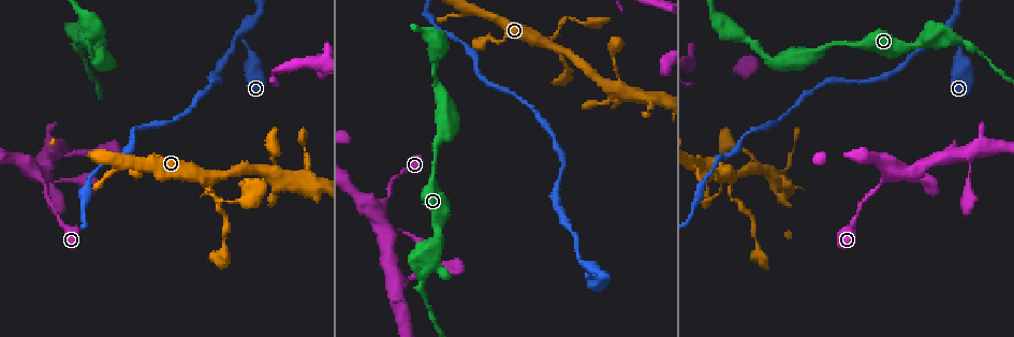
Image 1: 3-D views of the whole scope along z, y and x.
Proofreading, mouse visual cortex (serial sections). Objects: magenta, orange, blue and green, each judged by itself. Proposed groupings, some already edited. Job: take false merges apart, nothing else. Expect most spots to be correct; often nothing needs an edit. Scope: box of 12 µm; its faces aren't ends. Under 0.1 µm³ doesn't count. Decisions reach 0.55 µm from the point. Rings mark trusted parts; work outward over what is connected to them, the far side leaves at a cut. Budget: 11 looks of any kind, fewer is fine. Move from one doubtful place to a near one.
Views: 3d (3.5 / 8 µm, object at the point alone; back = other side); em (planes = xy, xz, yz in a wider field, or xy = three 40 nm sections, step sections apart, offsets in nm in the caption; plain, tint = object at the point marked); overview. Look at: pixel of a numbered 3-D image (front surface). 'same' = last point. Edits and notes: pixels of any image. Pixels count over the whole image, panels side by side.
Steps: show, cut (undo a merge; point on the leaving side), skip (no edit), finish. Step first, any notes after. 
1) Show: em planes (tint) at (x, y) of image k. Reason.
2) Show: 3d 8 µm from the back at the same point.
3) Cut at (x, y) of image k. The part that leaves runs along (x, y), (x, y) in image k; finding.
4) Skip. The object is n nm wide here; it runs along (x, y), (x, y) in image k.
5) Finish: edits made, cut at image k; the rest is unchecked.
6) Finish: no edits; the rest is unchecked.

Show: 3d 8 µm at (965, 152) of image 1. Looks like a crossing.

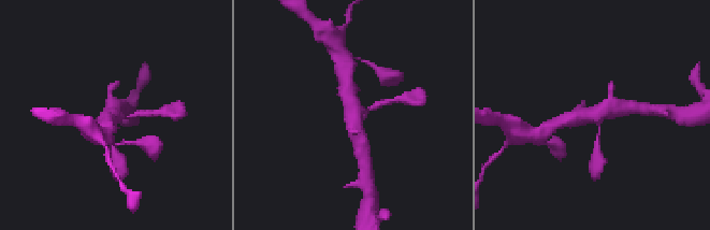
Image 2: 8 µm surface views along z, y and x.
Show: 3d 3.5 µm at (350, 112) of image 2.

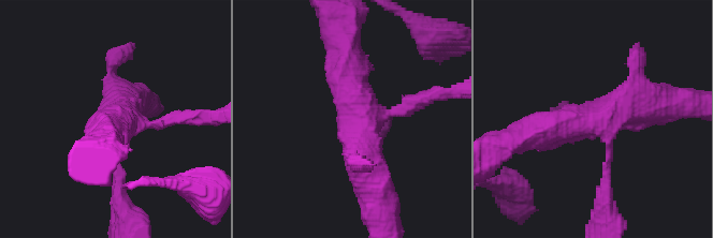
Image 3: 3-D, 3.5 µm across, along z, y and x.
Show: em xy step 2 (tint) at (352, 119) of image 3.

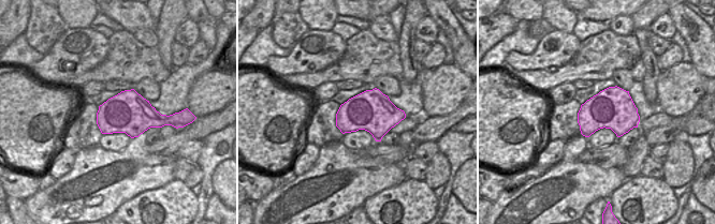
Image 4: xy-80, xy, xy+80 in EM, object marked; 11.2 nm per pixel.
Skip. All the same cell.

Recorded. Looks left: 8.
Show: 3d 3.5 µm at (963, 42) of image 1. Calibre changes.

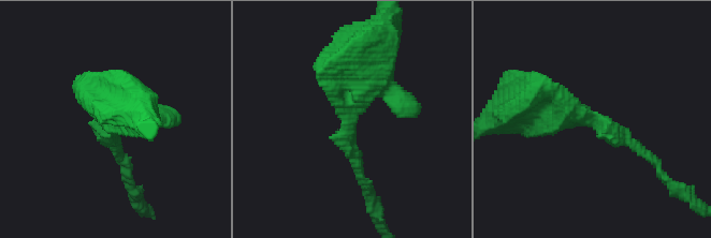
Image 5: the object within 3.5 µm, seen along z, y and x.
Show: em planes (tint) at (587, 119) of image 5. The arms are 200, 600 nm wide.

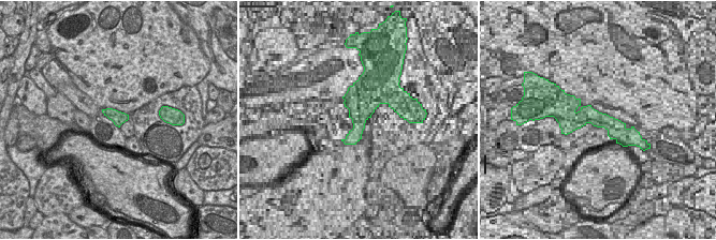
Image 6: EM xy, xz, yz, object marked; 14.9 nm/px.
Skip. It runs along (528, 108), (594, 118), (643, 151) in image 5; continuous, no second cell.

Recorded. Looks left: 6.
Show: 3d 3.5 µm at (586, 269) of image 1. Branch point.

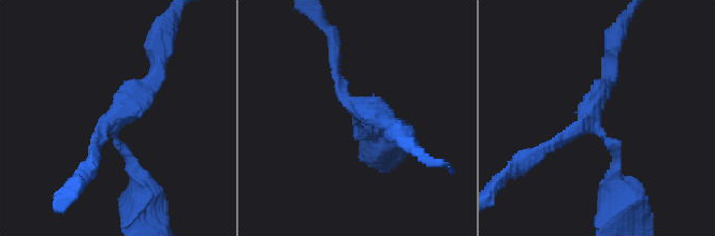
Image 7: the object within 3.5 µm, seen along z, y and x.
Show: em xy step 5 (tint) at (593, 127) of image 7. 3 arms meet here; the arms are 150, 150, 300 nm wide.

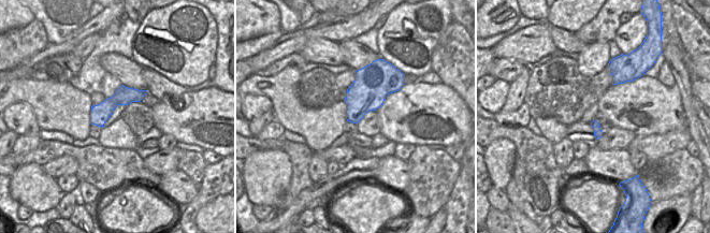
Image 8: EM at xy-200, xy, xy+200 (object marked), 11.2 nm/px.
Skip. It runs along (142, 92), (114, 100), (92, 120) in image 8; one cell here.

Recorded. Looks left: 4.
Show: 3d 3.5 µm at (198, 174) of image 1. Thin arm on a thick one.

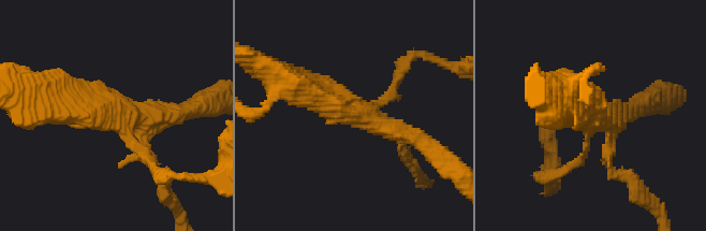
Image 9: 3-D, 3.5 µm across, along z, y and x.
Show: em xy step 5 (tint) at (356, 112) of image 9. Need the tissue.

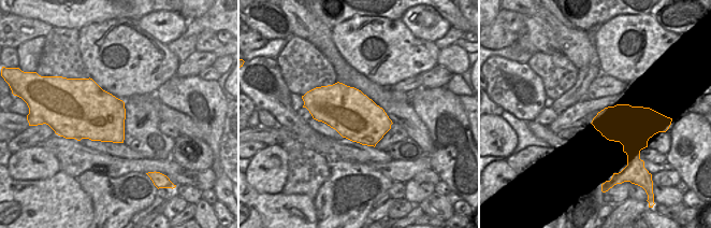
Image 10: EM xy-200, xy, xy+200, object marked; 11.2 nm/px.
Skip. 4 arms meet here; the arms are 150, 200, 300, 450 nm wide; it runs along (295, 87), (420, 142) in image 9; all the same cell.

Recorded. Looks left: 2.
Finish: no edits; the rest is unchecked.

